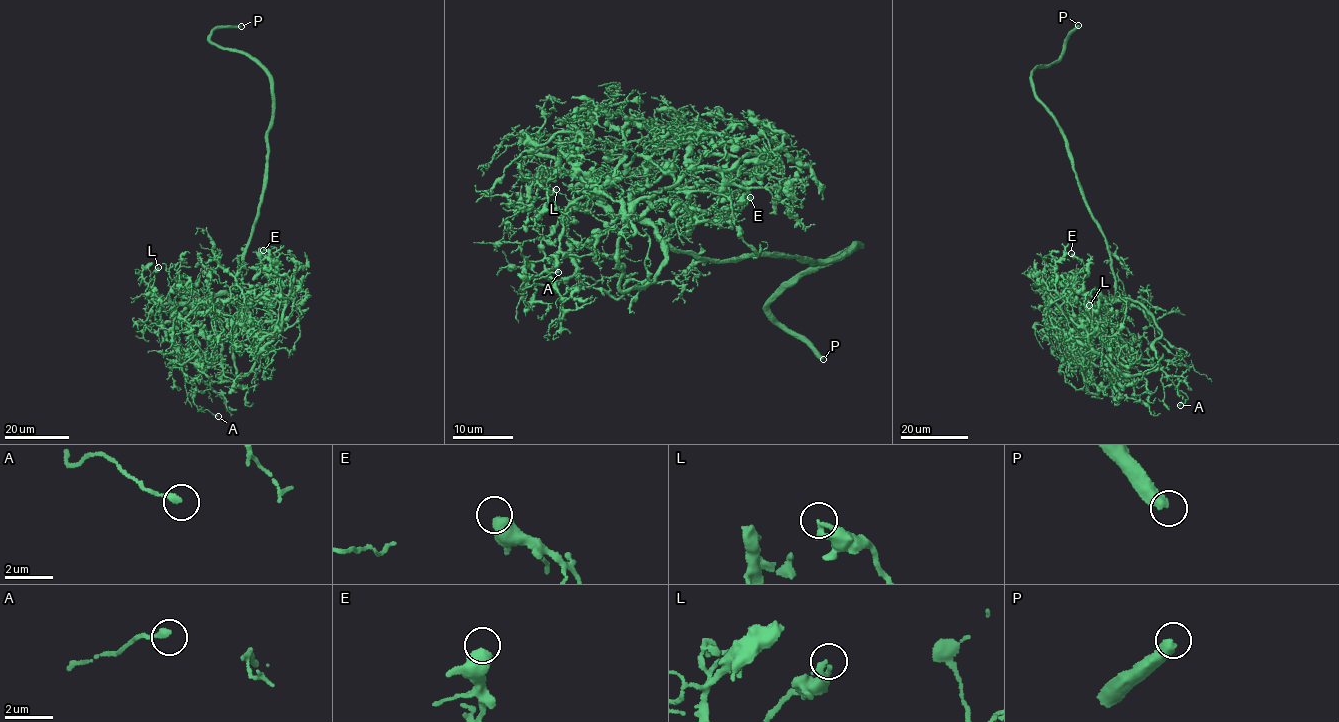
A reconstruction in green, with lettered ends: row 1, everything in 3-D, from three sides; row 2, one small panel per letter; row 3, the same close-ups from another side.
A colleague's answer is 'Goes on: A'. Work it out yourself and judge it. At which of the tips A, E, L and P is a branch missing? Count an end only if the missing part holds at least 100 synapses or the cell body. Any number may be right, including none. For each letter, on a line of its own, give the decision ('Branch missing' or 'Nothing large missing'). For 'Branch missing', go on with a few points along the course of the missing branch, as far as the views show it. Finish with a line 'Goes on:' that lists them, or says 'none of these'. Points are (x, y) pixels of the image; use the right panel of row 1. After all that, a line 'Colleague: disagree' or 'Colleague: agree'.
A: Nothing large missing
E: Nothing large missing
L: Nothing large missing
P: Branch missing
Goes on: P
Colleague: disagree

